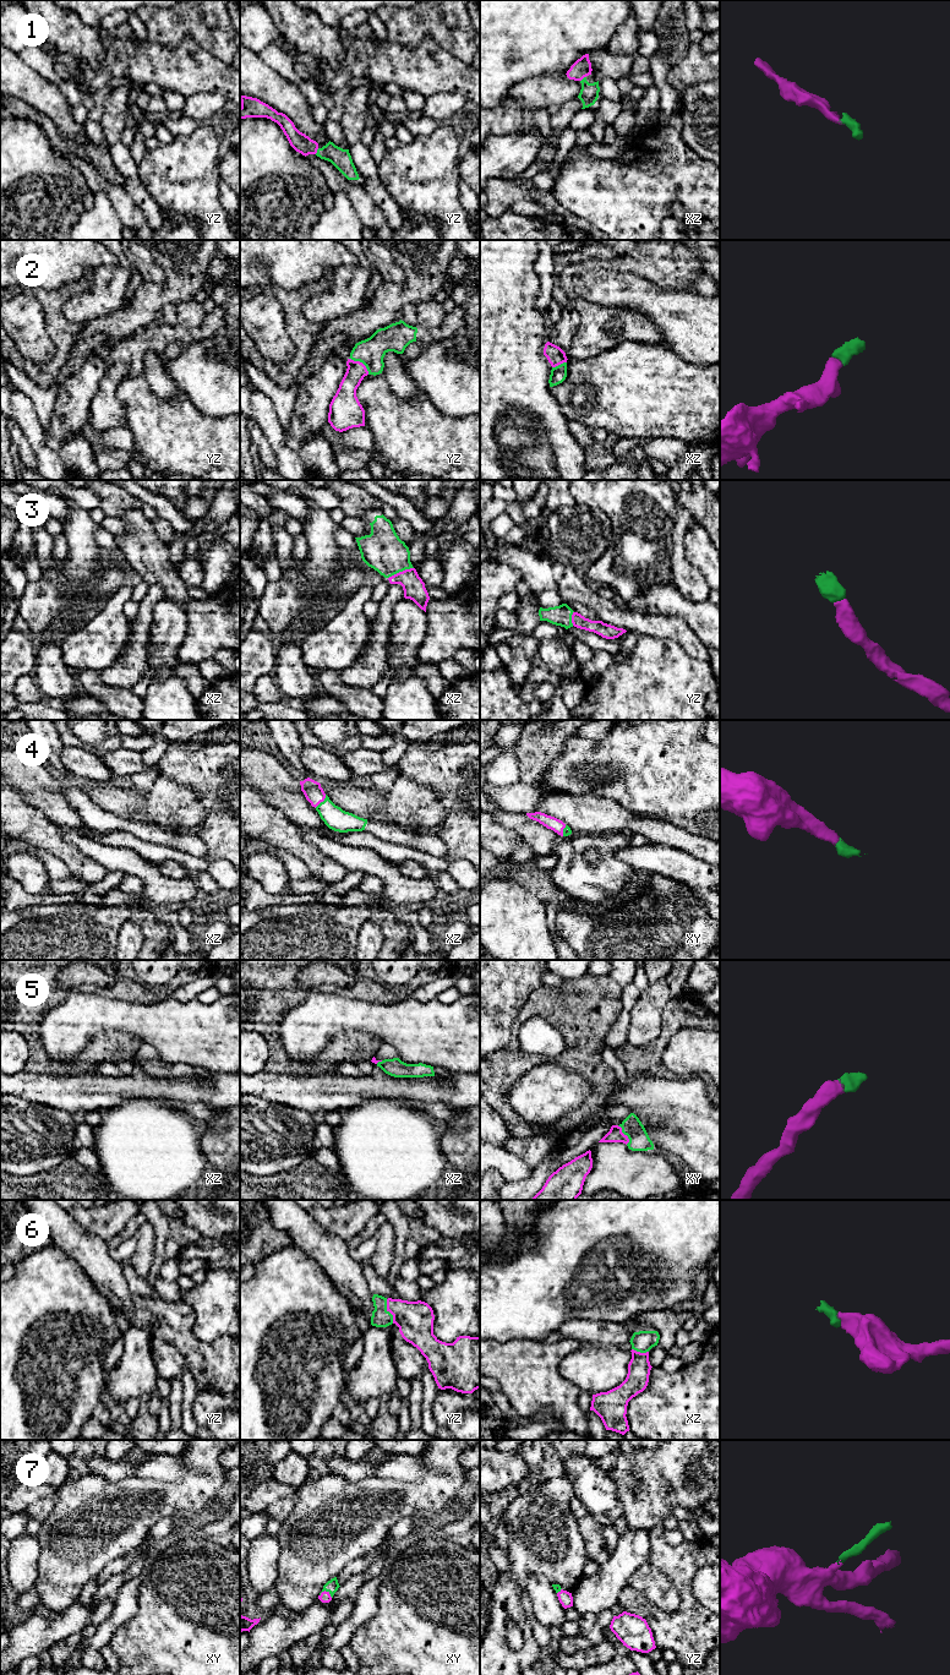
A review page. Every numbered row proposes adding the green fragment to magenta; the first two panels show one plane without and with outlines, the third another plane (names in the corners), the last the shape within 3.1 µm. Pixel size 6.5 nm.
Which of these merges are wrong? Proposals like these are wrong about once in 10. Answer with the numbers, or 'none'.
none

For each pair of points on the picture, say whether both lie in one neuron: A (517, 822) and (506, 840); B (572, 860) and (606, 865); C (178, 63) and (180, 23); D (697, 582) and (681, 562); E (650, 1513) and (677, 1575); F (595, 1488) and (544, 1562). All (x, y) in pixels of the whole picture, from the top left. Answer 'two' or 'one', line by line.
A: two
B: one
C: two
D: one
E: two
F: two

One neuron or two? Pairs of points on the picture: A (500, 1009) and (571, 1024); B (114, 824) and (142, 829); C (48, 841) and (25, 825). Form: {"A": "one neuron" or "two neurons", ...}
{"A": "two neurons", "B": "one neuron", "C": "one neuron"}

